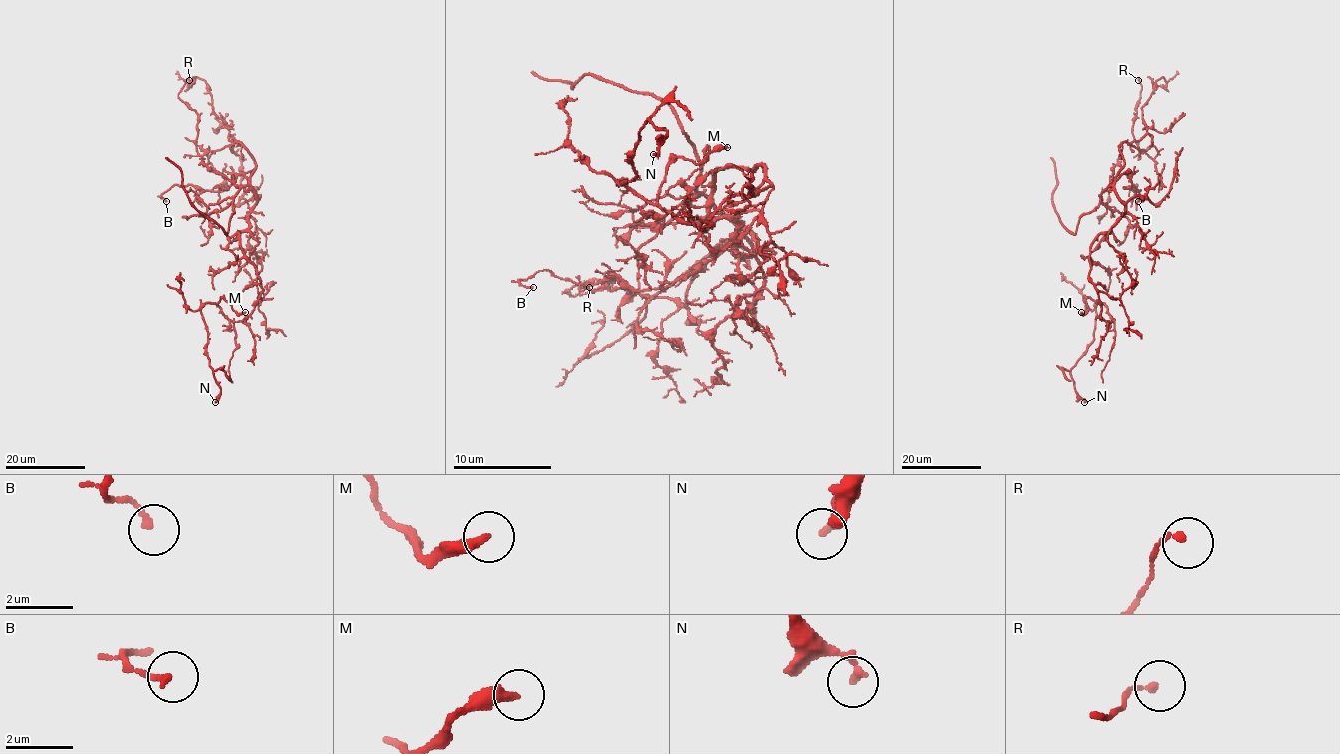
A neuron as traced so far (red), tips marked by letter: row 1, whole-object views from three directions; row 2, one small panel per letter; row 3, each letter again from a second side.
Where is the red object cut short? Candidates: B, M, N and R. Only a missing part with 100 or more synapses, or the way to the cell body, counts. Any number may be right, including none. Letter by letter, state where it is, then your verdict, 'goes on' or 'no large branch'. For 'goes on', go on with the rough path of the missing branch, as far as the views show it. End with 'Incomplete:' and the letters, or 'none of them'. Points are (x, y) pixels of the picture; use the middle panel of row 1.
B: place (533, 287); no large branch
M: place (727, 147); no large branch
N: place (653, 154); no large branch
R: place (589, 287); no large branch
Incomplete: none of them

